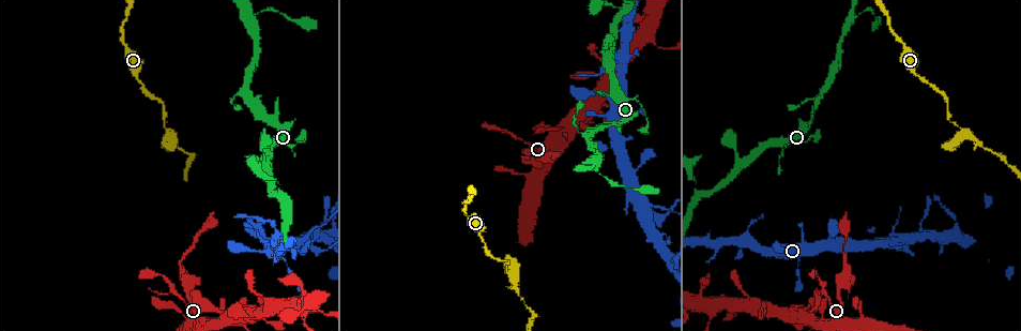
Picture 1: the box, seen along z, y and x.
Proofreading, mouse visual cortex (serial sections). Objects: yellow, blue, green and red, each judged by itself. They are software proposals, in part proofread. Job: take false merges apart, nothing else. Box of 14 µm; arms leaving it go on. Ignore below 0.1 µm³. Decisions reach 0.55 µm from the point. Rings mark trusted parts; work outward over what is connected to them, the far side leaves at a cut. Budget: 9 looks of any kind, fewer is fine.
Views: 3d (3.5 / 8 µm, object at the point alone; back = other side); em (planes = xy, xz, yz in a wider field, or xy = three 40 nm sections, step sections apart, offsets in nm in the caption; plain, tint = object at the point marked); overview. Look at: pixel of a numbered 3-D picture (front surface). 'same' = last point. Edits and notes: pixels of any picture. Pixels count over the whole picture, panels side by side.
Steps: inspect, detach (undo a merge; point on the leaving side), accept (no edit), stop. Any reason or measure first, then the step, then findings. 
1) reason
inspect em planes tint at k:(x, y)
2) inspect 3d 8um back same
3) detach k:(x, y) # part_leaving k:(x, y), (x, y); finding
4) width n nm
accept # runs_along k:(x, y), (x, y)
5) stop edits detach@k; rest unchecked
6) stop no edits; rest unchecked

calibre changes
inspect 3d 3.5um at 1:(836, 287)

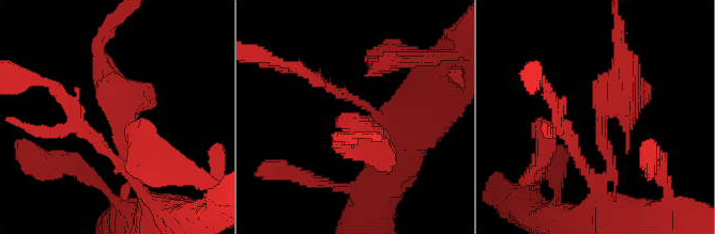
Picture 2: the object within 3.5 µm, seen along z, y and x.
inspect em xy step 3 tint at 2:(361, 120)

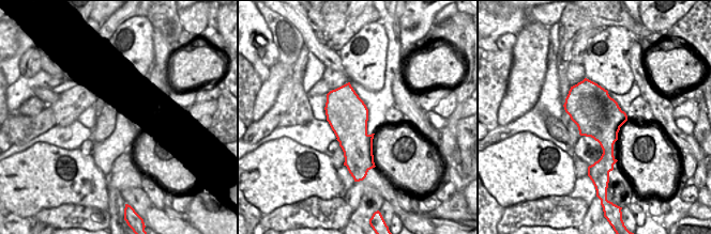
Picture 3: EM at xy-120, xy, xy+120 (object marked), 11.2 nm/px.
width 460 nm
accept # runs_along 2:(134, 178), (121, 96), (97, 53); continuous, no second cell

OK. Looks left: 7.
a narrow waist
inspect 3d 3.5um at 1:(253, 249)

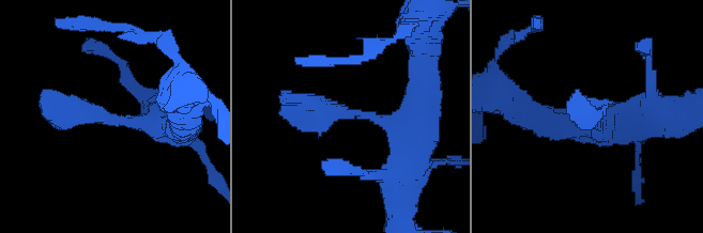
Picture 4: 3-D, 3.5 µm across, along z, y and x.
inspect em xy step 2 tint at 4:(353, 110)

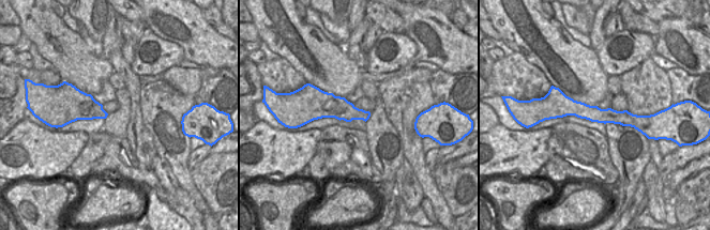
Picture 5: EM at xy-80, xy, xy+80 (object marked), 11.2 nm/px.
accept # runs_along 4:(417, 145), (407, 126), (289, 102); all the same cell

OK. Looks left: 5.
sudden change in width
inspect 3d 3.5um at 1:(649, 14)

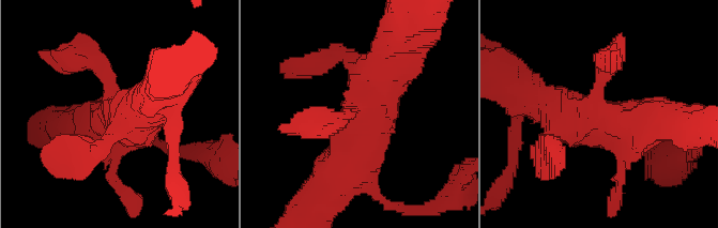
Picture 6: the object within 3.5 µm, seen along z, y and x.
inspect em planes tint at 6:(595, 110)

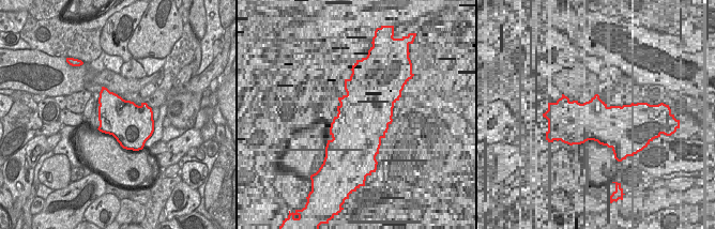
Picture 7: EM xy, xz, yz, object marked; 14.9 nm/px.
width 600 nm
accept # runs_along 6:(659, 120), (564, 120), (548, 136); one cell here

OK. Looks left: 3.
three-way junction
inspect 3d 3.5um at 1:(608, 54)

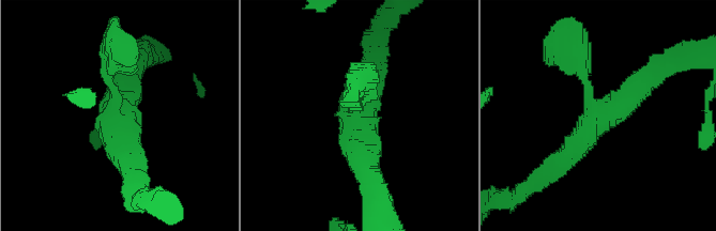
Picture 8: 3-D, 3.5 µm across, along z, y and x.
accept # runs_along 8:(656, 71), (554, 166); continuous, no second cell

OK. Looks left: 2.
stop no edits; rest unchecked

